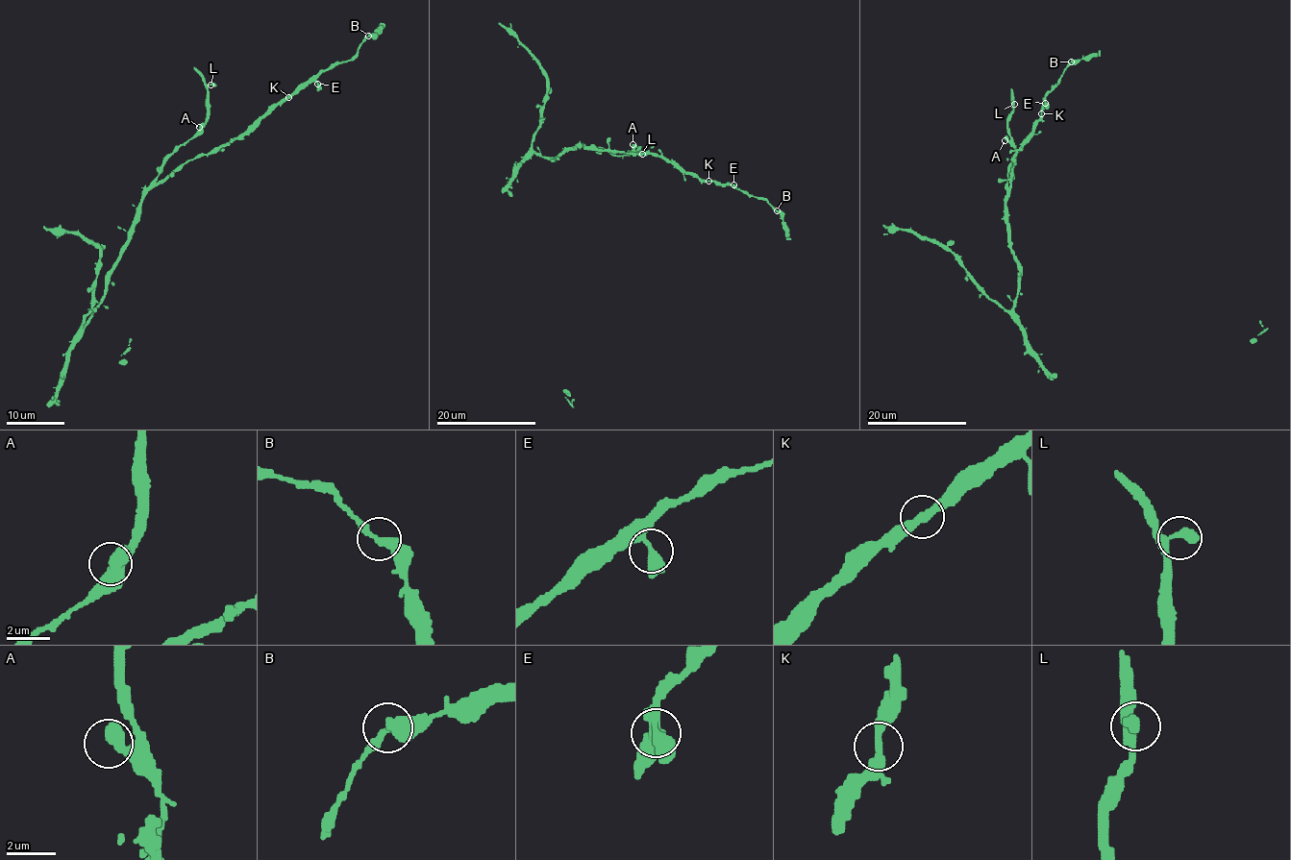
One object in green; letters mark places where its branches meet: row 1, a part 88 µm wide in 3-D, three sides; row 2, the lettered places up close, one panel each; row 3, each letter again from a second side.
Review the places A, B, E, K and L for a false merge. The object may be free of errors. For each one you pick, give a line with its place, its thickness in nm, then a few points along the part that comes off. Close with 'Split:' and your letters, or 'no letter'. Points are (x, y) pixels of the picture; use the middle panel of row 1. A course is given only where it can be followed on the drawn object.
Split: no letter

